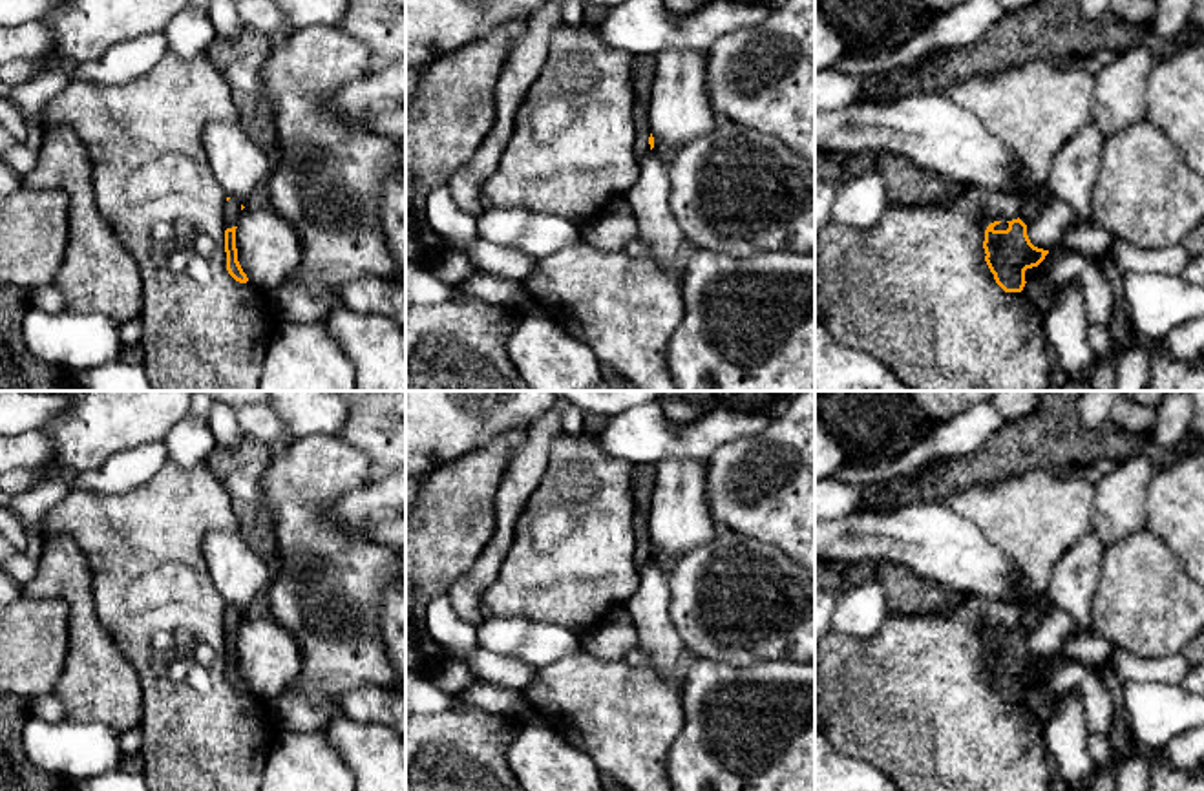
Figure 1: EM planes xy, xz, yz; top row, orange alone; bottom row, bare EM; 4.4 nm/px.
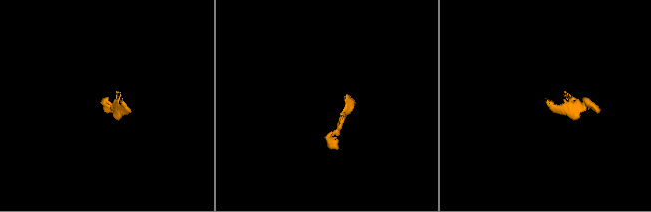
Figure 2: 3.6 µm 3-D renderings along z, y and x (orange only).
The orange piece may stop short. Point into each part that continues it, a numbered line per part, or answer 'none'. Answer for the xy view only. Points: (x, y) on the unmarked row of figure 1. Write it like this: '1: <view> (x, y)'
1: xy (232, 618)

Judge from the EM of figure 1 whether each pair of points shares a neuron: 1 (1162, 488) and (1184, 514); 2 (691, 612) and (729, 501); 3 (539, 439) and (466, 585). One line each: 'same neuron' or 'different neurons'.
1: same neuron
2: different neurons
3: same neuron

